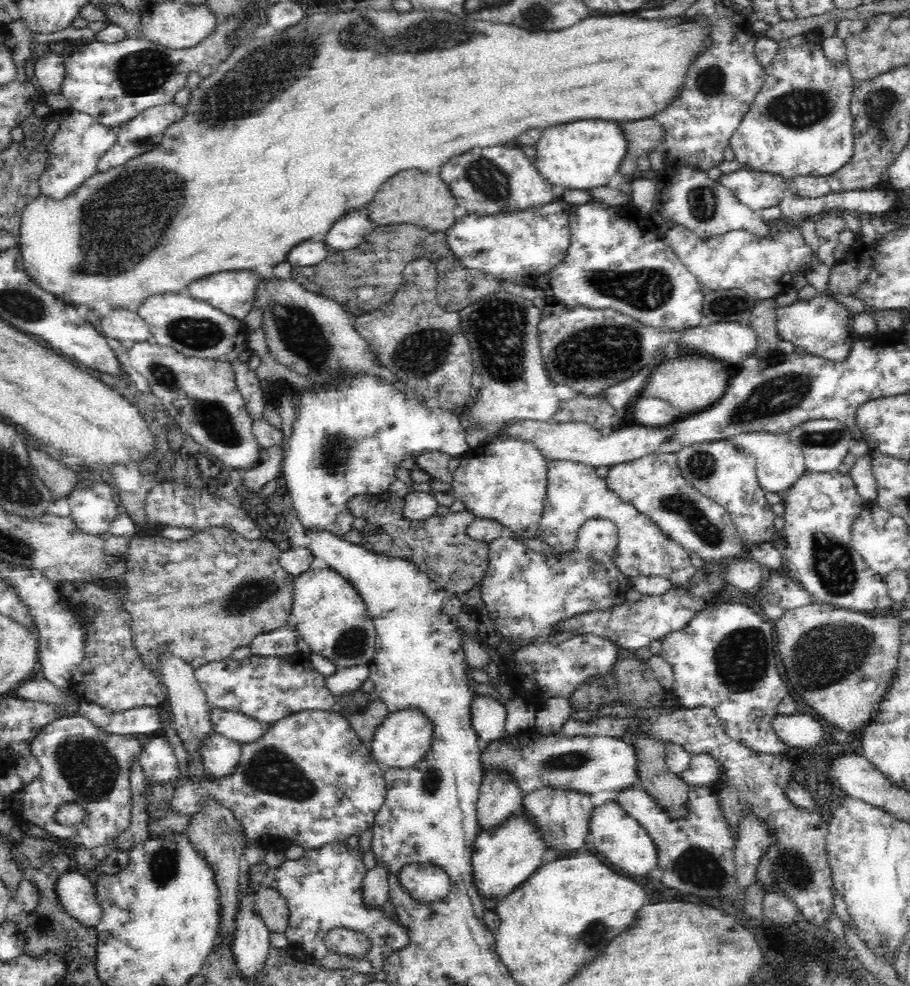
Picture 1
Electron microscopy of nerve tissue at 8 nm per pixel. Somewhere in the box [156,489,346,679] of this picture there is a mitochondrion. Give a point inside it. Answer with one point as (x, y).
(251, 593)

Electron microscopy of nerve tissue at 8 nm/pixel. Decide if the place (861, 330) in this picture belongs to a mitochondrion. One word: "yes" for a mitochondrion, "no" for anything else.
no

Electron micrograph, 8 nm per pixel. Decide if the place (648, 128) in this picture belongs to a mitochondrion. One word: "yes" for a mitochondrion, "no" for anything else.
no

